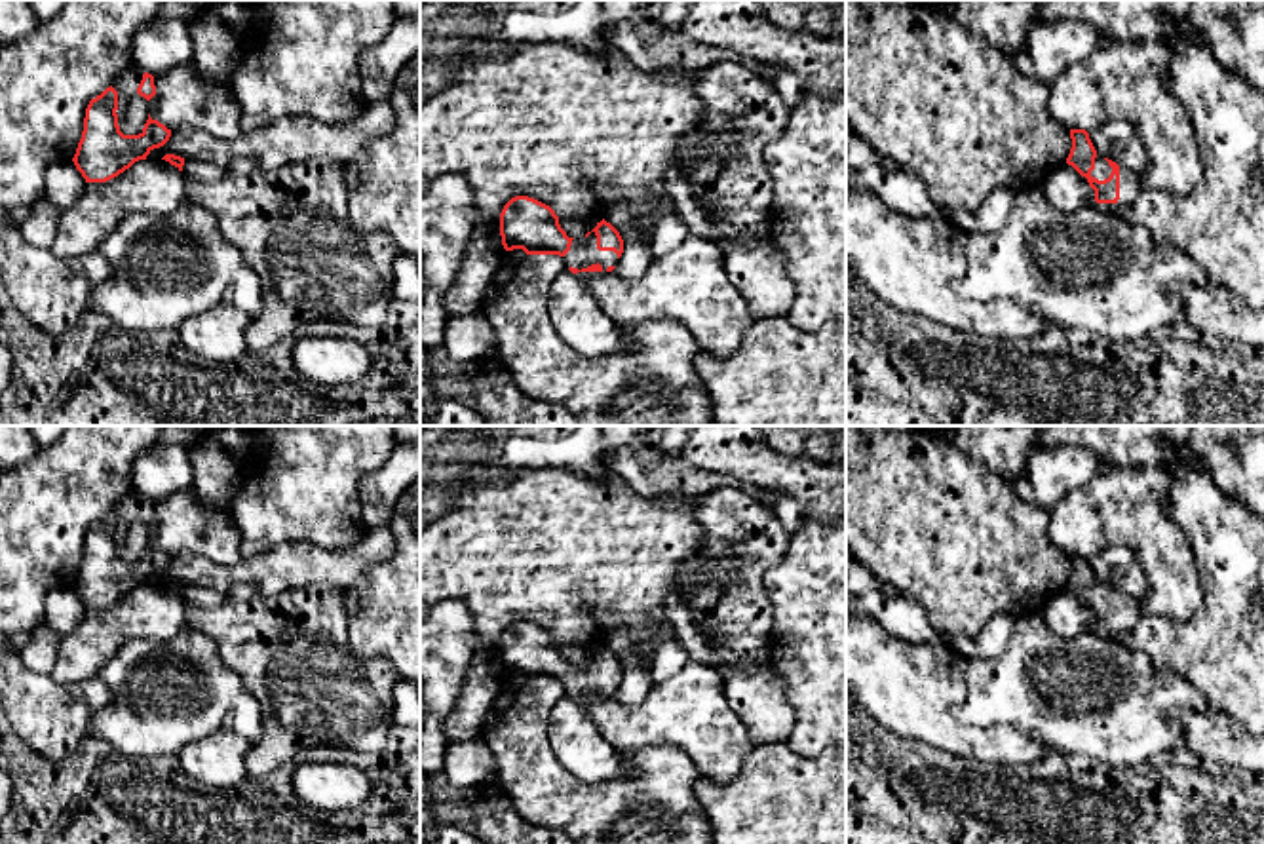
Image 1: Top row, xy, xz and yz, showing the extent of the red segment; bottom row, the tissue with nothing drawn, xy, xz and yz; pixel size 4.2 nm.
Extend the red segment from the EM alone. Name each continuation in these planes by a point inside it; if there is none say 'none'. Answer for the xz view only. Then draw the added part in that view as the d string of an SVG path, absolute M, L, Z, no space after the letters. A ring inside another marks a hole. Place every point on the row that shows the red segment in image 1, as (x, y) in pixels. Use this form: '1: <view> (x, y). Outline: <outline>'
1: xz (582, 253). Outline: M591 232L587 238L584 240L572 240L570 251L565 255L566 266L570 268L587 268L591 264L601 264L604 274L614 274L608 272L608 266L616 266L618 264L618 255L614 251L599 251L597 249L597 236L595 232Z

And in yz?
1: yz (1129, 183). Outline: M1120 165L1120 200L1116 203L1093 203L1095 209L1118 217L1125 207L1133 205L1142 194L1140 175Z

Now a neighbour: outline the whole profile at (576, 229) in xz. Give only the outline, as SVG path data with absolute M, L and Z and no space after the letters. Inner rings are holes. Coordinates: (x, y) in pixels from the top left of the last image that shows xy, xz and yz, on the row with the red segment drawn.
M559 217L561 228L566 232L568 238L584 240L587 232L591 232L603 219L589 217L589 219L572 219L572 217Z

